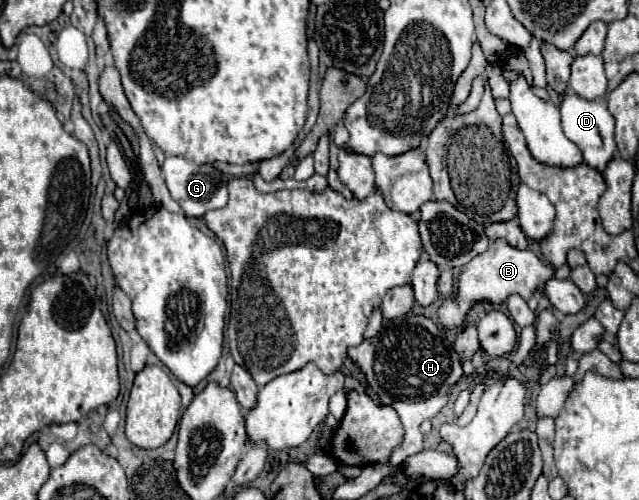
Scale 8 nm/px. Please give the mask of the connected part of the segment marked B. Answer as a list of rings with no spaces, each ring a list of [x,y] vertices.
[[[503,239],[489,241],[489,249],[473,257],[461,269],[457,289],[455,289],[455,301],[451,297],[445,299],[437,311],[437,319],[445,329],[459,329],[465,325],[465,317],[473,305],[483,303],[483,301],[501,305],[513,293],[521,295],[523,299],[529,299],[537,291],[537,287],[543,281],[551,279],[553,275],[555,275],[555,269],[551,265],[543,265],[543,261],[531,249],[525,249],[525,251],[515,249],[507,245],[507,241]]]

